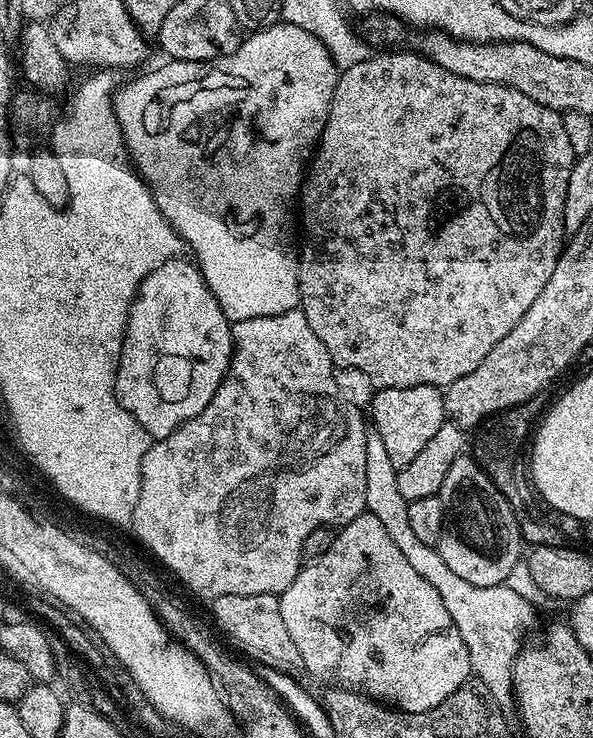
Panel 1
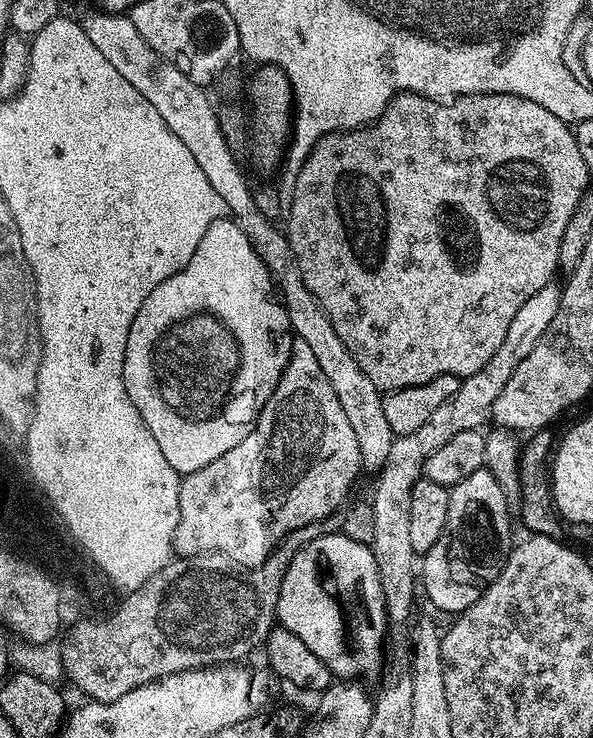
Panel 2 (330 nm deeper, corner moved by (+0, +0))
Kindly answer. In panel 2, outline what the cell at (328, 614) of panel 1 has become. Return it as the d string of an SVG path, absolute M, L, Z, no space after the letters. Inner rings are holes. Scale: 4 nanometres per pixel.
M329 532L298 550L294 562L290 562L290 570L286 570L276 614L282 627L302 638L302 642L331 667L333 677L379 674L380 663L384 660L384 631L390 627L390 621L388 607L384 605L382 582L378 578L378 562L369 545L354 542L340 532Z

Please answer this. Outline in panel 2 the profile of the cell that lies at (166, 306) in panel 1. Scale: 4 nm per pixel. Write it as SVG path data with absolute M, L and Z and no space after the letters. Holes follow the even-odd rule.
M225 218L210 222L210 230L206 230L202 242L198 242L198 250L194 250L190 262L186 262L186 266L178 270L178 274L166 278L162 286L154 286L154 290L150 290L150 298L146 298L146 302L142 302L141 308L138 309L138 314L134 314L134 326L130 326L130 338L126 338L124 351L126 394L130 394L130 402L134 402L134 410L142 414L142 422L146 422L146 430L154 434L154 442L158 442L166 462L170 462L170 466L174 466L174 470L179 472L181 477L189 476L194 470L202 470L202 466L210 466L214 458L222 458L226 450L234 450L234 446L238 446L238 442L242 442L242 438L250 434L252 425L260 417L260 412L266 406L270 394L274 394L274 386L278 386L286 370L292 353L294 333L283 303L273 295L273 292L273 278L268 273L268 267L262 262L262 258L258 258L254 246L250 246L250 238L242 234L235 220Z

